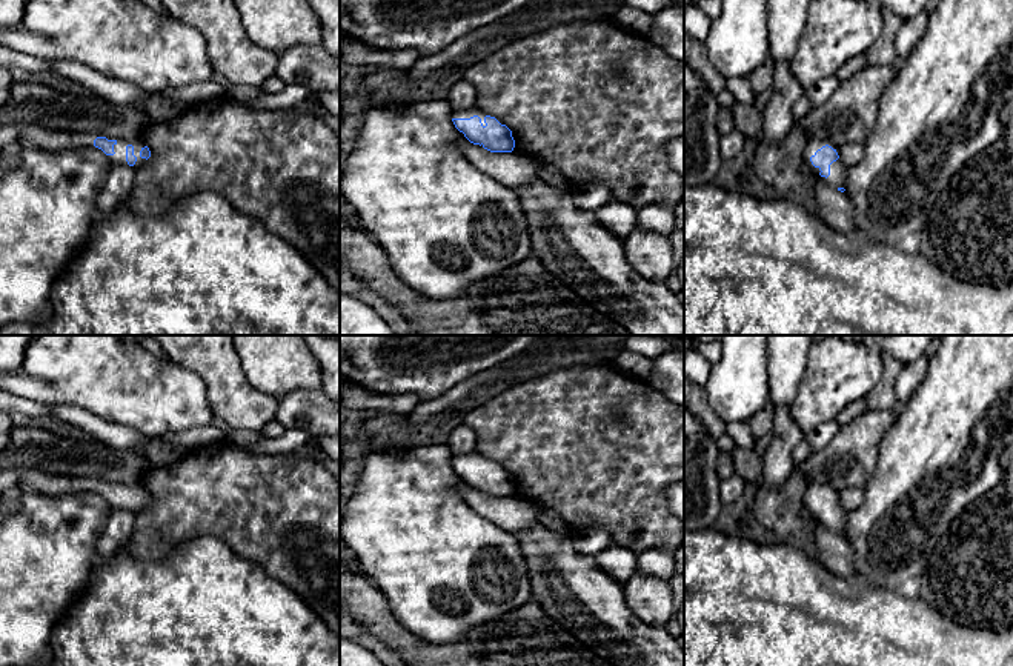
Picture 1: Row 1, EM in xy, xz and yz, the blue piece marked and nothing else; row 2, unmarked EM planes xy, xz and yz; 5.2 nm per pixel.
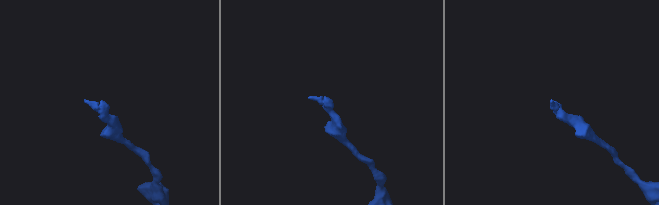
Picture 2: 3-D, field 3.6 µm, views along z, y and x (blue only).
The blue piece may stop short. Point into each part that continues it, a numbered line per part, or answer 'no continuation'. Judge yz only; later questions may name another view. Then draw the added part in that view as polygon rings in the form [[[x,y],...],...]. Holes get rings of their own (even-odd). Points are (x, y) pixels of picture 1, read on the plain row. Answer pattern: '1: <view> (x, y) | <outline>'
1: yz (836, 523) | [[[812,483],[809,485],[807,491],[805,491],[805,495],[804,495],[804,504],[807,506],[809,512],[816,518],[819,520],[819,512],[815,512],[810,506],[810,501],[815,500],[815,497],[818,494],[821,494],[822,491],[832,491],[838,500],[839,500],[839,492],[835,491],[833,488],[830,488],[829,485],[821,485],[821,483]],[[838,503],[836,506],[833,506],[830,509],[830,520],[825,523],[825,521],[821,521],[829,531],[832,531],[833,534],[838,534],[838,532],[845,532],[845,511],[844,508],[841,506],[841,503]],[[819,520],[821,521],[821,520]]]

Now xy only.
1: xy (119, 502) | [[[106,481],[108,485],[115,485],[117,488],[114,489],[114,500],[108,500],[108,503],[112,508],[117,509],[128,509],[126,506],[126,491],[132,489],[134,491],[134,500],[137,501],[135,509],[132,511],[134,514],[137,514],[138,511],[146,508],[146,503],[140,501],[140,495],[144,492],[144,489],[141,488],[140,483],[137,485],[121,485],[121,483],[115,483],[115,481]]]

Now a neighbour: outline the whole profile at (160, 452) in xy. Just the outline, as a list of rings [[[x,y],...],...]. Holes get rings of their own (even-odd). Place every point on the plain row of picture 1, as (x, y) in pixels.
[[[54,403],[51,405],[49,414],[55,420],[80,428],[89,437],[97,438],[114,449],[141,446],[151,468],[172,466],[188,451],[161,437],[143,435],[126,425],[105,420],[77,405]]]

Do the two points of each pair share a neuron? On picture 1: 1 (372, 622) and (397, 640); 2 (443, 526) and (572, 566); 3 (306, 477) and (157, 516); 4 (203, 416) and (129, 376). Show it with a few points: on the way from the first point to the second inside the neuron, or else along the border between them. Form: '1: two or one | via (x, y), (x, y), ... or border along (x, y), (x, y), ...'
1: one | via (378, 622), (391, 634)
2: two | border along (512, 532), (531, 583)
3: one | via (269, 497), (194, 497)
4: one | via (185, 405), (174, 399), (148, 394)

